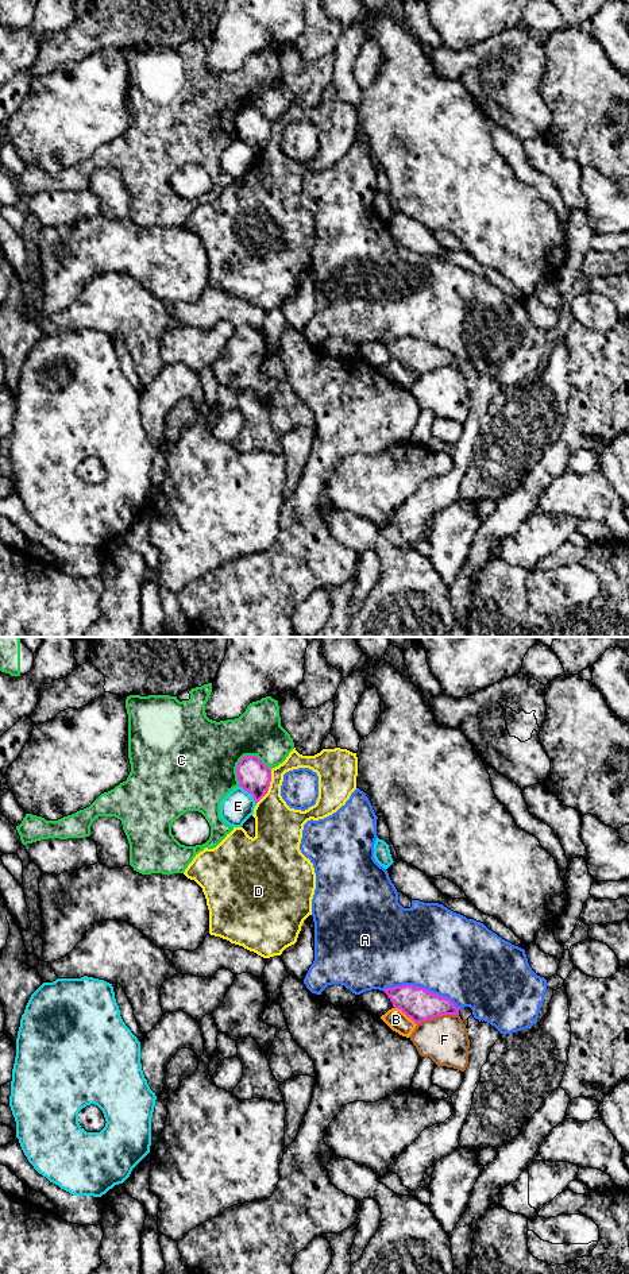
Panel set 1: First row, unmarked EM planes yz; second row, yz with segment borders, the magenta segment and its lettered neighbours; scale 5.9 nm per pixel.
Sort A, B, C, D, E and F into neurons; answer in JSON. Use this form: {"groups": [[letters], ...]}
{"groups": [["A"], ["B"], ["C"], ["D"], ["E"], ["F"]]}

